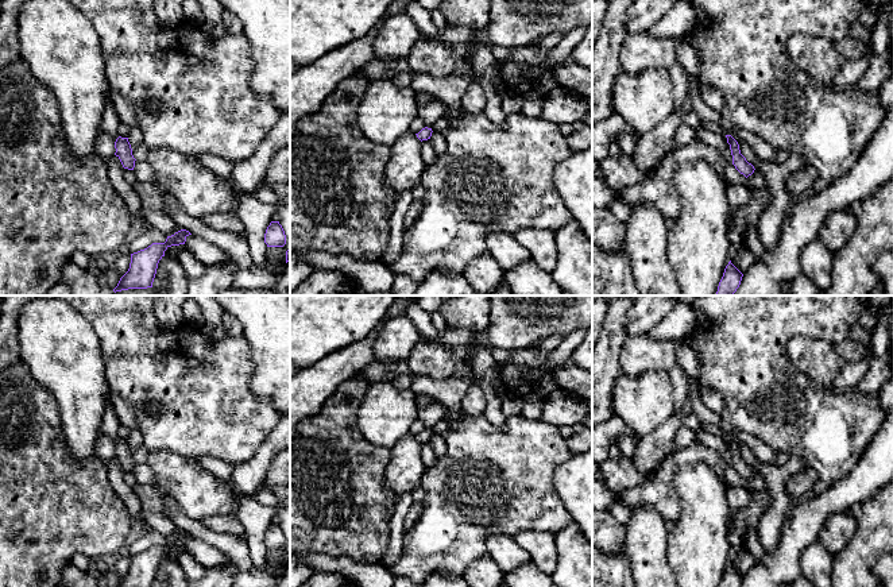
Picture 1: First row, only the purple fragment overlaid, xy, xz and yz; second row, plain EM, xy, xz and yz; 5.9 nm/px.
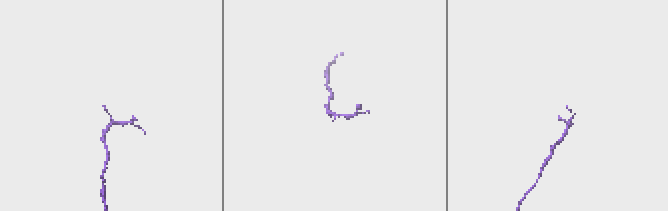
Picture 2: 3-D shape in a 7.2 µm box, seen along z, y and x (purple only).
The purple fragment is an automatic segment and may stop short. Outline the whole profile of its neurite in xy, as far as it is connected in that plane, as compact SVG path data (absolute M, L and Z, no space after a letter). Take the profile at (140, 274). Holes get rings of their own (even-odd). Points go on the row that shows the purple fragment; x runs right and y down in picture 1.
M181 229L167 236L165 243L152 243L147 248L131 254L129 269L113 291L152 287L158 263L165 256L165 251L171 246L185 244L189 235L192 235L189 231Z

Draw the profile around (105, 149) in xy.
M101 131L96 140L97 157L100 157L104 161L113 157L116 152L115 142L116 142L116 139L112 135L107 134L105 131Z

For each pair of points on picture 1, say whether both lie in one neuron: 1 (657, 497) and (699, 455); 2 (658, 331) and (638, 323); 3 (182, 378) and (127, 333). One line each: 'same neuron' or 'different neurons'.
1: same neuron
2: different neurons
3: same neuron

